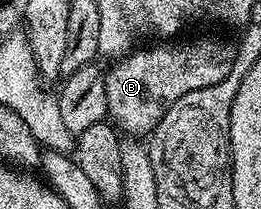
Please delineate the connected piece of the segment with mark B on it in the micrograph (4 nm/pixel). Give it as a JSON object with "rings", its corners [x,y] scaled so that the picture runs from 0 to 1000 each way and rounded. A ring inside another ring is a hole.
{"rings":[[[759,177],[747,196],[682,206],[575,206],[563,234],[517,230],[479,282],[433,297],[425,330],[402,335],[406,359],[406,536],[418,574],[471,641],[513,665],[544,665],[586,641],[594,608],[628,569],[636,536],[674,493],[674,474],[705,474],[720,435],[766,435],[766,416],[812,416],[812,397],[843,397],[874,340],[889,340],[889,301],[912,239],[900,201],[831,196],[820,177]]]}

